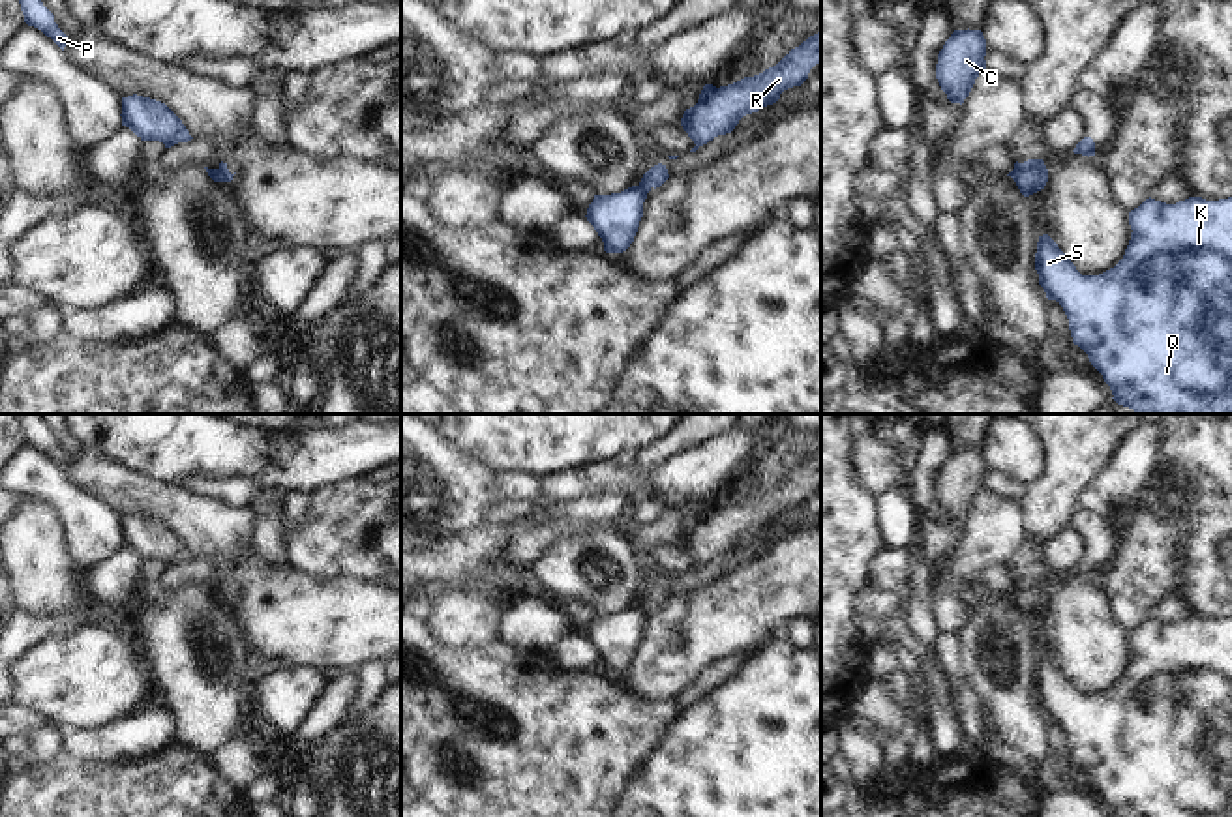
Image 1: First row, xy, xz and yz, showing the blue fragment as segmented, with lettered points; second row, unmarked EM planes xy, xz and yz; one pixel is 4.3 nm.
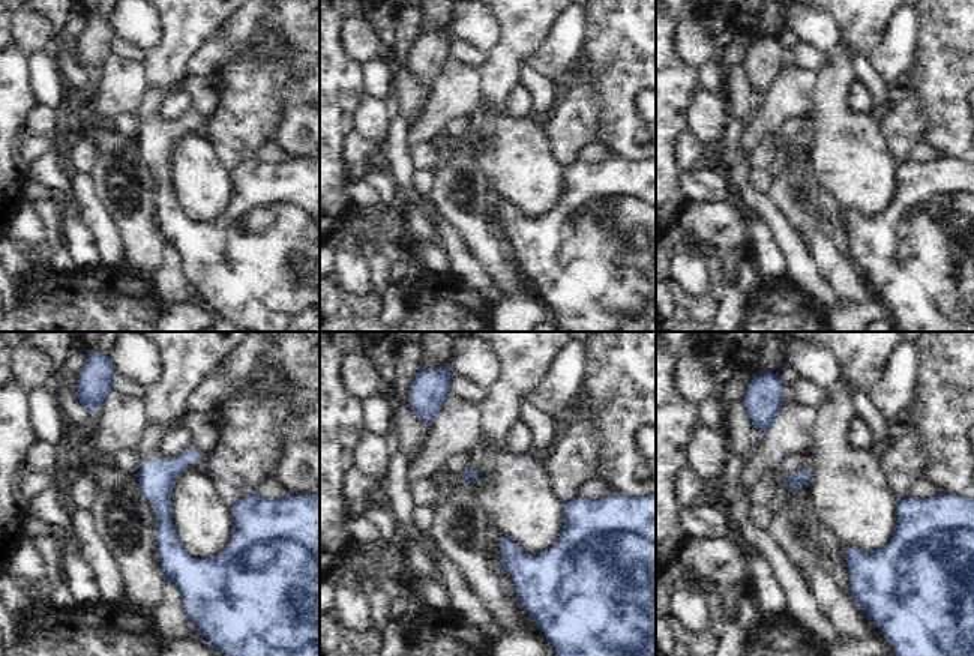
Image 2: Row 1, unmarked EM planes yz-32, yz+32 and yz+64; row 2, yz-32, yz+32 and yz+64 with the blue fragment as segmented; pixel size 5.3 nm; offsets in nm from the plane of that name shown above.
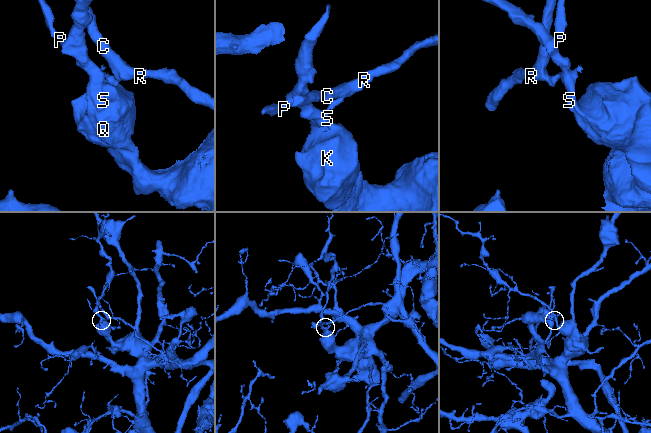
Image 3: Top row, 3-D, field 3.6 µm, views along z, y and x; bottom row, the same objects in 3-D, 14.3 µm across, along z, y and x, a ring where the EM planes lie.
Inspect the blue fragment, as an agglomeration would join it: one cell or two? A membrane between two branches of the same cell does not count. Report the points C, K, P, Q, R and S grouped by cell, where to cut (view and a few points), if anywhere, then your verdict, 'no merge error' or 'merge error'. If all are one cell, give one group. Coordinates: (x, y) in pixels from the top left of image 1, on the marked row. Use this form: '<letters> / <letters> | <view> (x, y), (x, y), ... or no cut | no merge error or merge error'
C R / K P Q S | xz (638, 186), (646, 193) | merge error

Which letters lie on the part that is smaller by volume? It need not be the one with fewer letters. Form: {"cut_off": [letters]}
{"cut_off": ["C", "R"]}

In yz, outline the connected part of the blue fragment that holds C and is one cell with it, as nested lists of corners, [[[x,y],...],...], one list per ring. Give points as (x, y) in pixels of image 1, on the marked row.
[[[954,30],[938,54],[936,79],[951,103],[964,103],[975,79],[986,69],[986,39],[981,30]]]

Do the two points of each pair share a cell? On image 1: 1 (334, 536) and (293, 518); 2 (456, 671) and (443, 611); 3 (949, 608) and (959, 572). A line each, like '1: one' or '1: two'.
1: two
2: two
3: two

